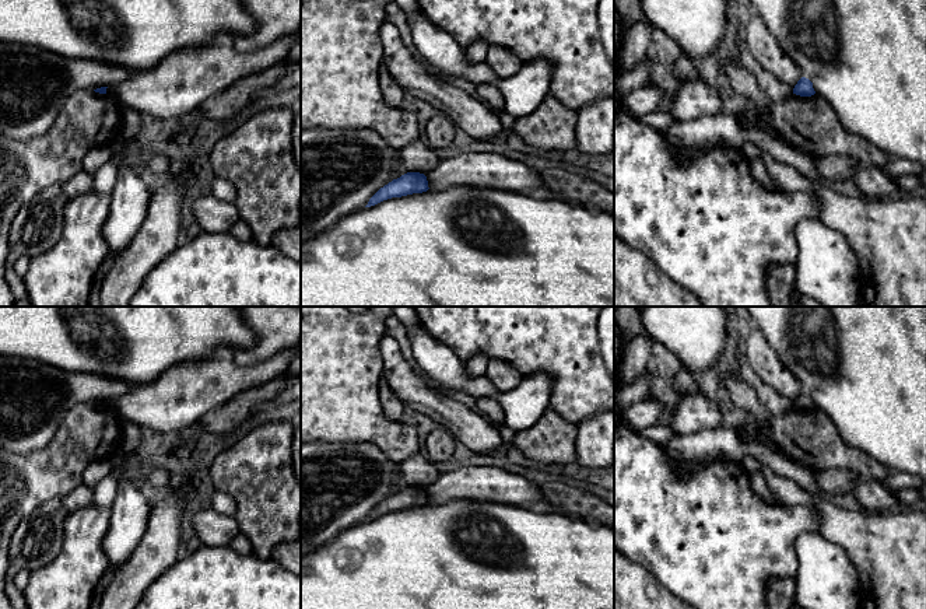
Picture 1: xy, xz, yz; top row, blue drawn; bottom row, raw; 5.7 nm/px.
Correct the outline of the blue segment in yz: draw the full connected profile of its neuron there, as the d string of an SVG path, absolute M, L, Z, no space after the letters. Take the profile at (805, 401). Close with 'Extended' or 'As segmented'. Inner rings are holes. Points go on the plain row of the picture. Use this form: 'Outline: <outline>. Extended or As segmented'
Outline: M802 391L795 399L793 407L800 410L811 410L815 407L815 405L813 402L813 396L809 392Z. As segmented

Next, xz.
Outline: M407 486L397 493L393 493L383 501L380 501L368 515L365 521L375 519L383 514L392 511L401 511L413 507L427 505L428 494L424 487L420 486Z. As segmented

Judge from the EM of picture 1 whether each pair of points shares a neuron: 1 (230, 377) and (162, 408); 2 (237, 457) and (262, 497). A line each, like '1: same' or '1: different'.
1: same
2: same

